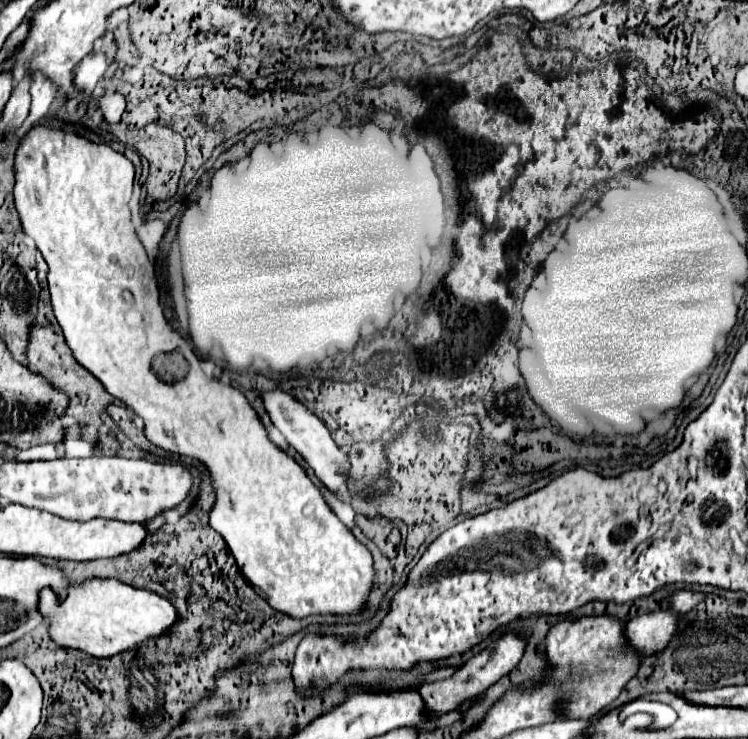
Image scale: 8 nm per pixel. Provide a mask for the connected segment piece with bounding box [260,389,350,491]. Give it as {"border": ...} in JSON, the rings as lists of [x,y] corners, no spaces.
{"border":[[[274,389],[274,391],[262,391],[260,399],[264,403],[264,409],[270,415],[270,421],[274,423],[274,427],[286,437],[286,441],[306,459],[306,463],[316,471],[316,475],[320,477],[320,481],[330,489],[330,491],[340,491],[342,485],[346,485],[348,481],[348,455],[334,443],[334,439],[330,437],[326,425],[306,407],[302,405],[298,399],[294,399],[290,393]]]}

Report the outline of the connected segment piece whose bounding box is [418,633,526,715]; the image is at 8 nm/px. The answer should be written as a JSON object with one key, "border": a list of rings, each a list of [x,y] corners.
{"border":[[[516,633],[502,635],[488,649],[480,651],[466,665],[462,665],[462,669],[456,669],[454,675],[432,681],[432,683],[424,683],[418,693],[422,695],[422,701],[426,703],[426,711],[434,711],[434,715],[446,715],[446,711],[454,711],[454,707],[462,707],[462,703],[466,703],[466,699],[474,699],[474,695],[480,695],[490,685],[494,685],[500,677],[508,675],[518,665],[520,657],[524,653],[524,647],[526,647],[524,637],[520,637]]]}

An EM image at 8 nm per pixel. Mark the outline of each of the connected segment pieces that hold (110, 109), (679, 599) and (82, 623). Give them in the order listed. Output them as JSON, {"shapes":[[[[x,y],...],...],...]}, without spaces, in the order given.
{"shapes":[[[[110,93],[110,95],[104,95],[100,99],[100,107],[102,107],[102,113],[104,113],[106,121],[118,123],[124,109],[126,109],[126,99],[124,99],[122,93]]],[[[678,591],[678,593],[672,595],[672,609],[676,609],[676,611],[684,611],[684,613],[686,613],[686,611],[694,609],[702,599],[704,599],[704,595],[700,595],[700,593]]],[[[116,579],[74,583],[64,601],[52,589],[46,589],[40,593],[40,613],[50,621],[50,637],[58,645],[80,649],[94,657],[114,657],[136,649],[150,639],[168,635],[178,623],[178,611],[166,597],[134,589]]]]}

